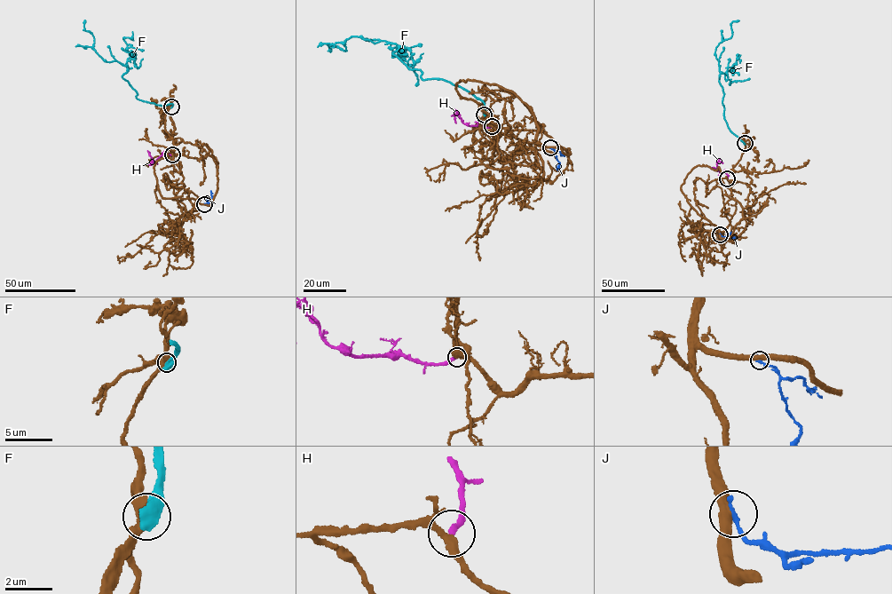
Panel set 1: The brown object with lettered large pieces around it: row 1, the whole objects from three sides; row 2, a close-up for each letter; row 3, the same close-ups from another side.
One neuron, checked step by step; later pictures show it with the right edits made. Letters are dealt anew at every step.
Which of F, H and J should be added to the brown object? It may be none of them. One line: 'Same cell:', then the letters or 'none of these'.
Same cell: H

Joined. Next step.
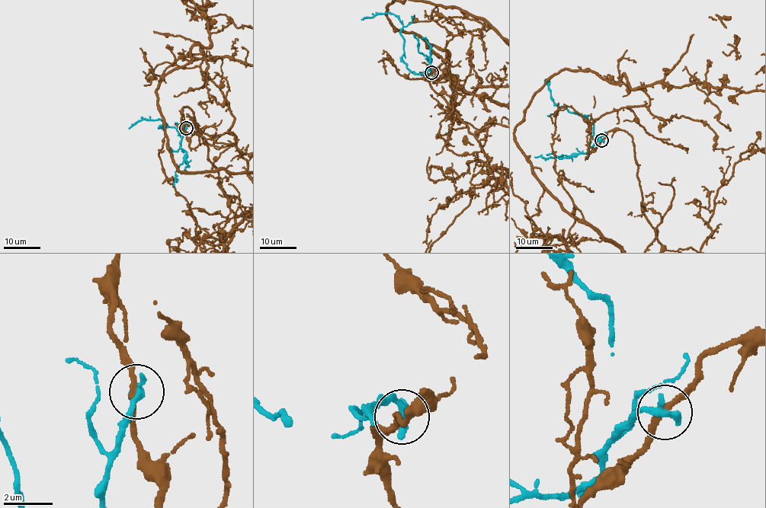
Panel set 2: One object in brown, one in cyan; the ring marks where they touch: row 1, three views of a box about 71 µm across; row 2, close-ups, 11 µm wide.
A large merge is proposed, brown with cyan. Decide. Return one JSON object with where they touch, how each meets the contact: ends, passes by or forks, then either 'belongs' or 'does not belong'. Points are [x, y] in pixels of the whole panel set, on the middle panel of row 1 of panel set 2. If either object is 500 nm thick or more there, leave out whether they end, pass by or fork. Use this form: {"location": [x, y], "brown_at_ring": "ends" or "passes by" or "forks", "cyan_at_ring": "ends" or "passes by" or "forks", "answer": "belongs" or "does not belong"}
{"location": [431, 72], "brown_at_ring": "passes by", "cyan_at_ring": "ends", "answer": "does not belong"}

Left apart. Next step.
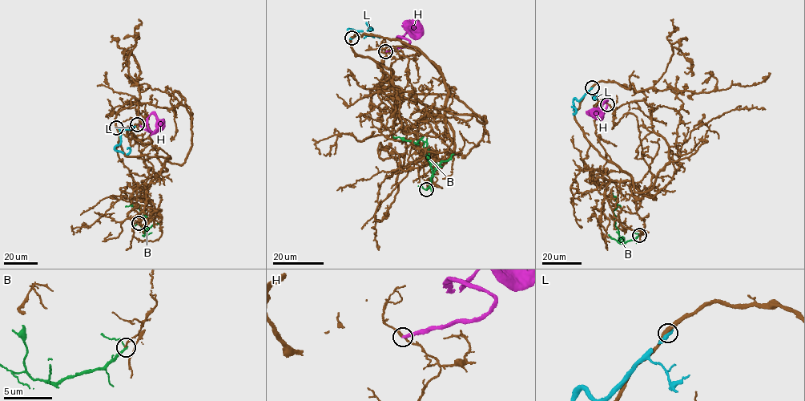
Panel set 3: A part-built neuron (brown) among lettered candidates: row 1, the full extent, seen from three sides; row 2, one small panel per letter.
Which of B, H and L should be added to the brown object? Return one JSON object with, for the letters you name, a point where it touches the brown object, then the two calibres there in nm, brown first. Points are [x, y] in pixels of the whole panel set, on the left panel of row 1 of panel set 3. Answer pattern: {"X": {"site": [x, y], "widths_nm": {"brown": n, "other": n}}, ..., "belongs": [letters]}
{"belongs": []}

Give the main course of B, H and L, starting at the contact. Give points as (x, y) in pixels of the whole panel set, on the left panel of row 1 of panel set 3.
B: (138, 223), (145, 234), (146, 216), (137, 206), (125, 206)
H: (137, 124), (154, 132), (147, 126), (146, 119), (154, 114), (157, 127), (150, 135)
L: (116, 127), (119, 129), (121, 141), (114, 149), (126, 154), (130, 148), (127, 148)

